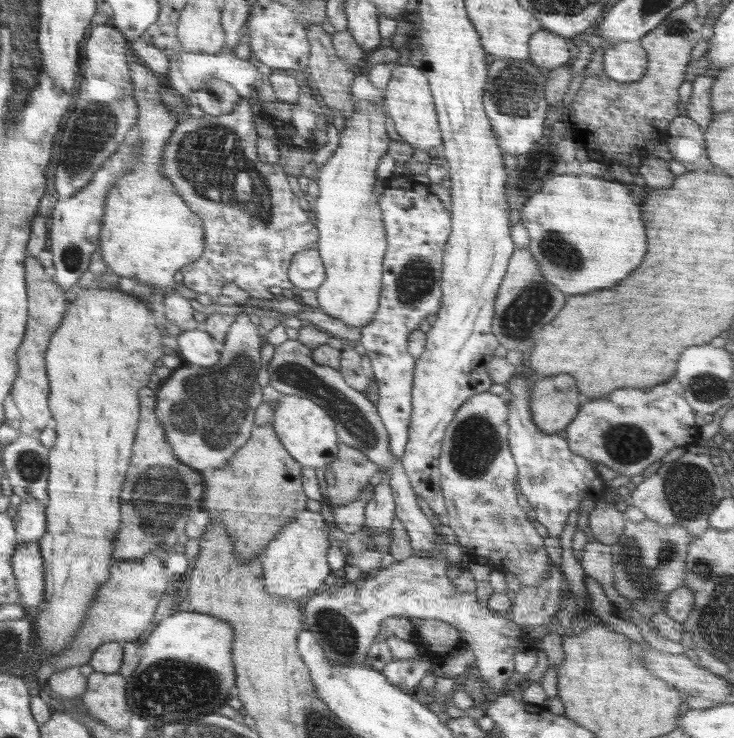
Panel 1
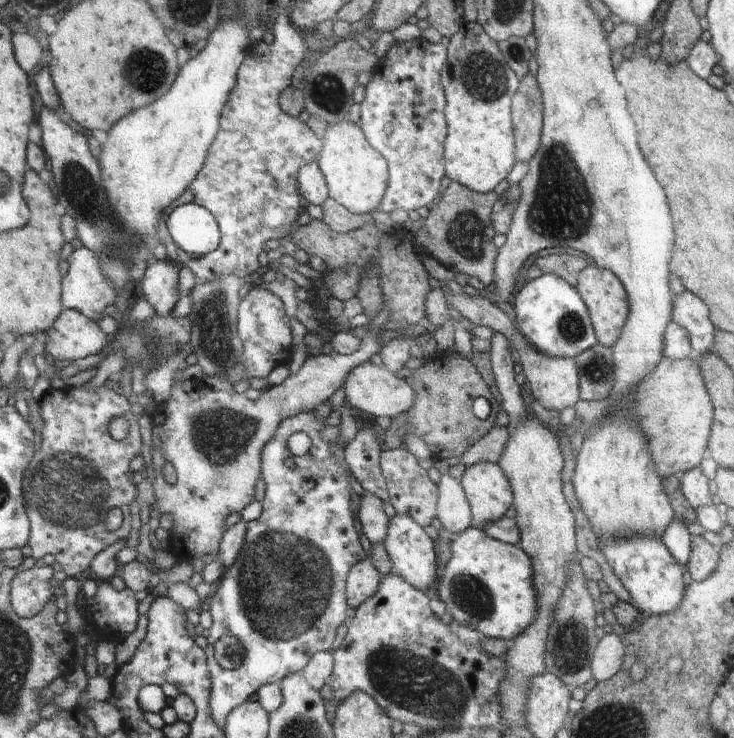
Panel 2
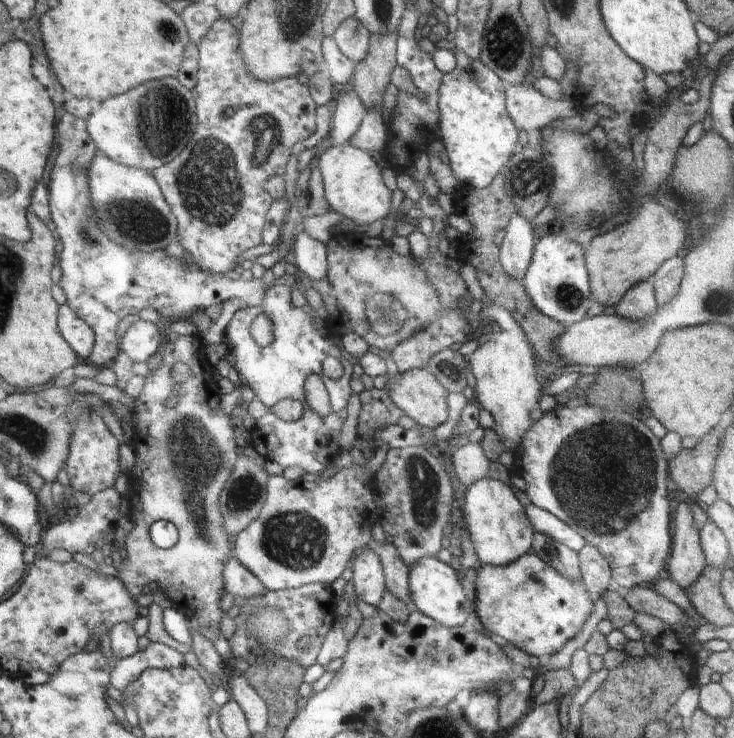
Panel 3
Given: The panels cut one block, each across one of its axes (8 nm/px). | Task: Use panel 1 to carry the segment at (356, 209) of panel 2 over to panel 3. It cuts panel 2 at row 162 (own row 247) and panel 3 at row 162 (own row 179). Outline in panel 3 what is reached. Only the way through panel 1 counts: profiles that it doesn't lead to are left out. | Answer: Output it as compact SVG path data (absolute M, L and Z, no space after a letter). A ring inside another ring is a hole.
M347 143L329 147L319 156L315 165L320 170L325 198L332 211L352 219L358 225L382 220L390 212L392 192L384 184L378 164L367 151Z

